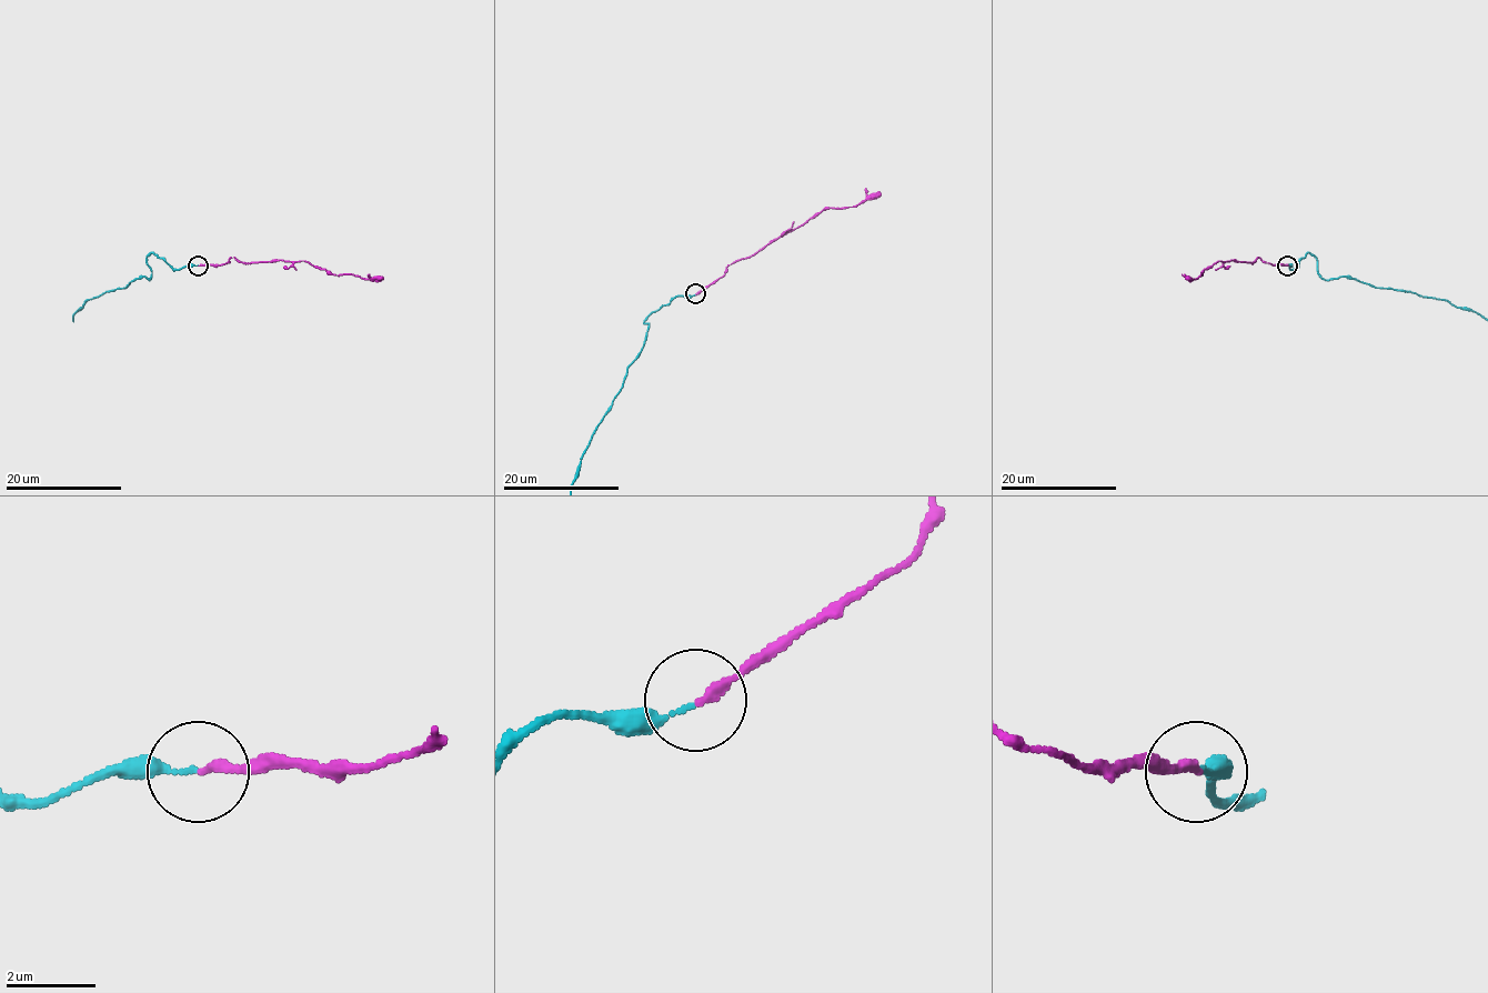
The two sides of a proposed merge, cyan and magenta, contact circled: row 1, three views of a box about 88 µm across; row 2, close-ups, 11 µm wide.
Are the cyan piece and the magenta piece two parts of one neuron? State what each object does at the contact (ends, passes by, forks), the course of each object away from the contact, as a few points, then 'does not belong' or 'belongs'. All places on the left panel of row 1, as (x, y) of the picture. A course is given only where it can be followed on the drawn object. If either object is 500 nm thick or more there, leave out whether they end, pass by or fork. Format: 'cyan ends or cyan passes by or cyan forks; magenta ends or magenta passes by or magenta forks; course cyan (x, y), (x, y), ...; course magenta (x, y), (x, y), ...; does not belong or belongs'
cyan ends; magenta ends; course magenta (199, 266), (223, 264), (232, 258), (243, 263), (304, 260), (333, 274), (358, 274), (365, 279), (383, 277); belongs

